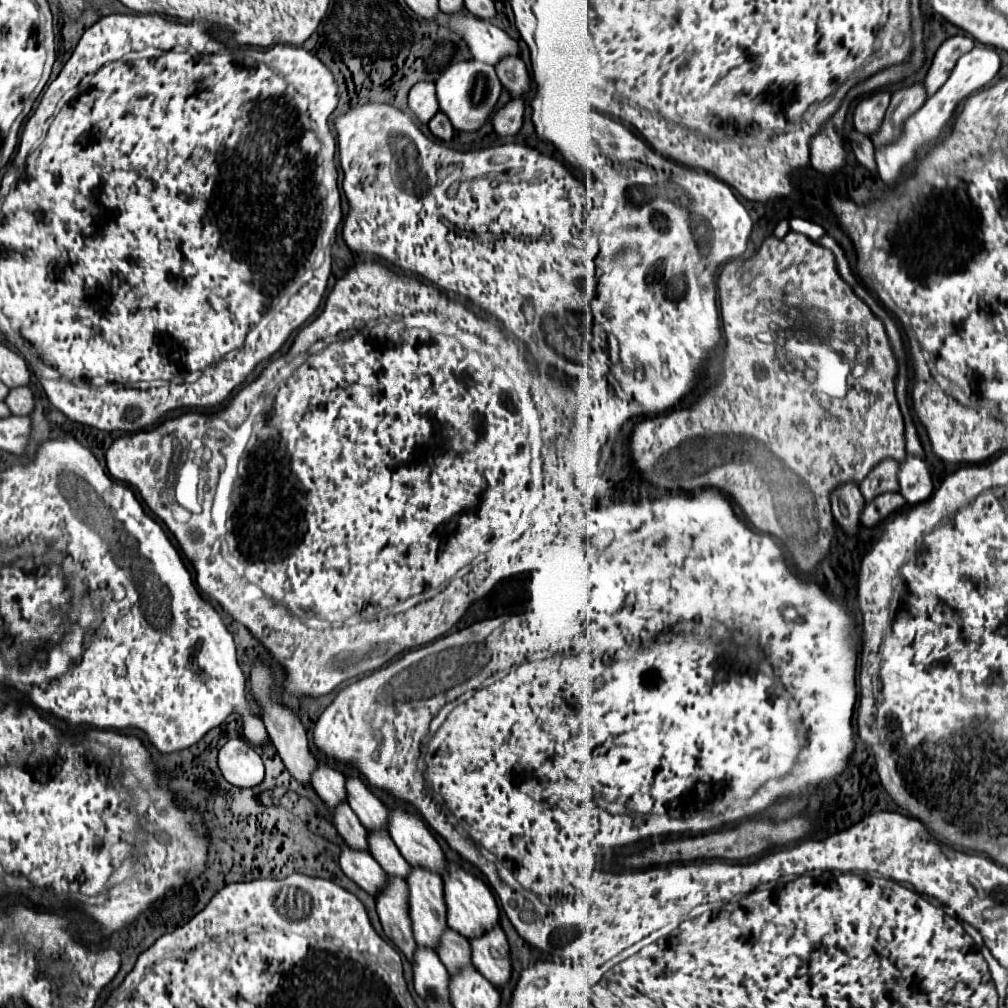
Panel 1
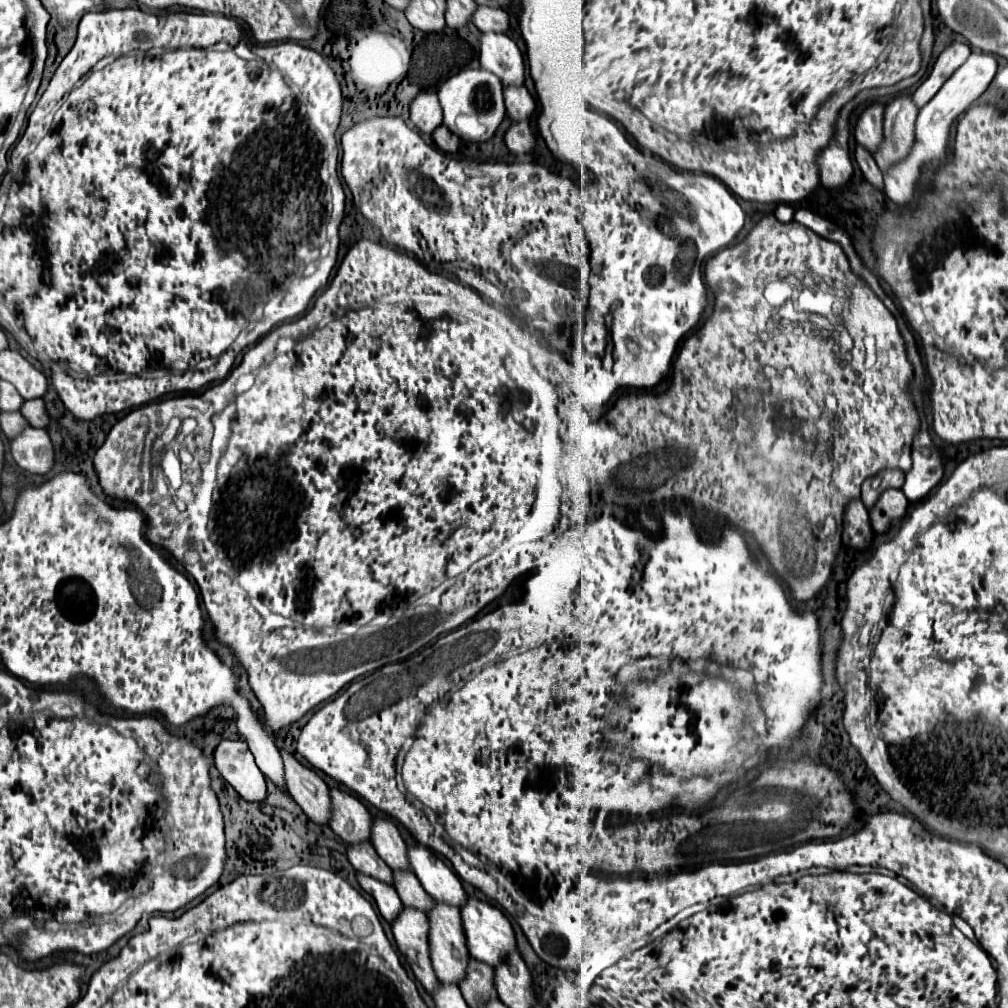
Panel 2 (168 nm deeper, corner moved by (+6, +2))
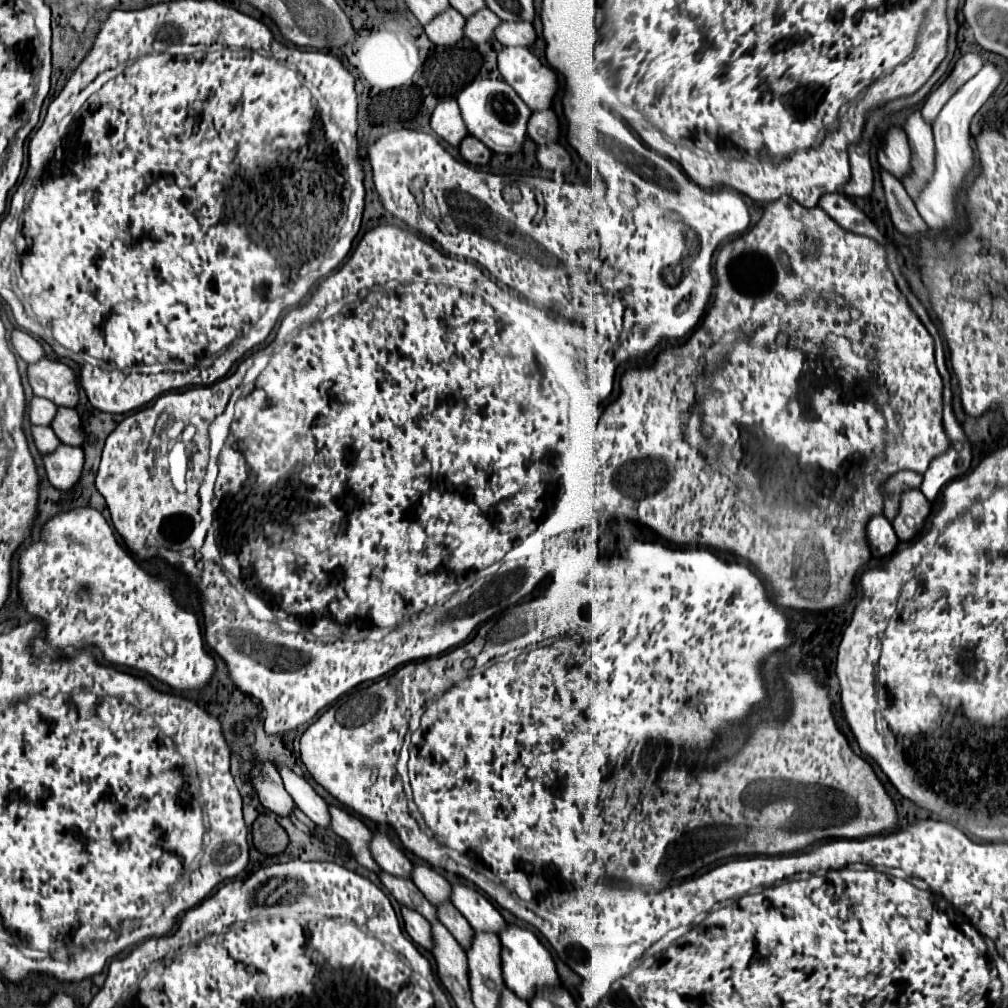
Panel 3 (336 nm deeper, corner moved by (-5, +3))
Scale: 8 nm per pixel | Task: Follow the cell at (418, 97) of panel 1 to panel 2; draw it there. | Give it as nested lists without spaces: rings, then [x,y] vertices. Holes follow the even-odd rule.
[[[434,91],[420,93],[412,101],[410,121],[426,135],[432,135],[432,131],[442,125],[442,109],[440,109],[438,95]]]

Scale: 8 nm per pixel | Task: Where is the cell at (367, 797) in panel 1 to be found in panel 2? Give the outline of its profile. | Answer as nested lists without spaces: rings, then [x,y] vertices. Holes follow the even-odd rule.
[[[374,819],[372,827],[372,845],[376,853],[386,861],[394,871],[410,871],[406,843],[400,837],[396,825],[388,819]]]

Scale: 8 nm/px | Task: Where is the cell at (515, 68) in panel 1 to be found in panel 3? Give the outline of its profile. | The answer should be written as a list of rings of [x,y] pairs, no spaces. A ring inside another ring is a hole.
[[[551,108],[541,112],[531,112],[531,120],[527,124],[527,134],[537,144],[551,144],[559,138],[559,120]]]

